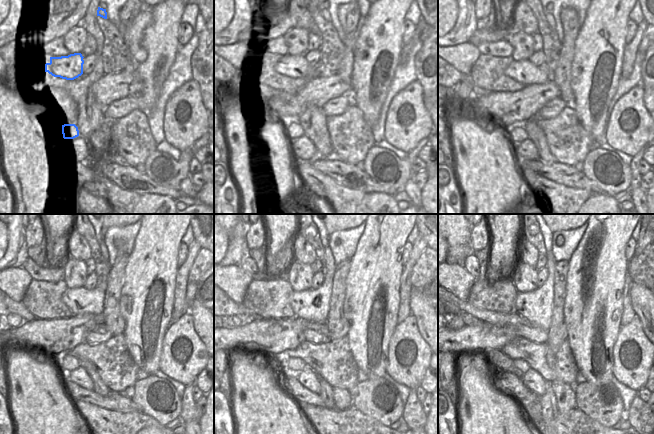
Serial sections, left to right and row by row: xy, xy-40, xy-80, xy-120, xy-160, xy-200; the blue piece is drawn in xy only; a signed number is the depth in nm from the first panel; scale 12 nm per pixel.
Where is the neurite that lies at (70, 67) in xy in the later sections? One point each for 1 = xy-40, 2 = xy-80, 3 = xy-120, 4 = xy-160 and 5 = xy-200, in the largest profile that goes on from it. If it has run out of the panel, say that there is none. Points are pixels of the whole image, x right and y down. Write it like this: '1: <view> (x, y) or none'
1: xy-40 (296, 67)
2: xy-80 (525, 72)
3: xy-120 (80, 300)
4: xy-160 (313, 304)
5: xy-200 (536, 306)

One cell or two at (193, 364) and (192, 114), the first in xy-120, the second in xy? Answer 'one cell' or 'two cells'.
one cell

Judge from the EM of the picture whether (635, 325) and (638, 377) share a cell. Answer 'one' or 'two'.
one

